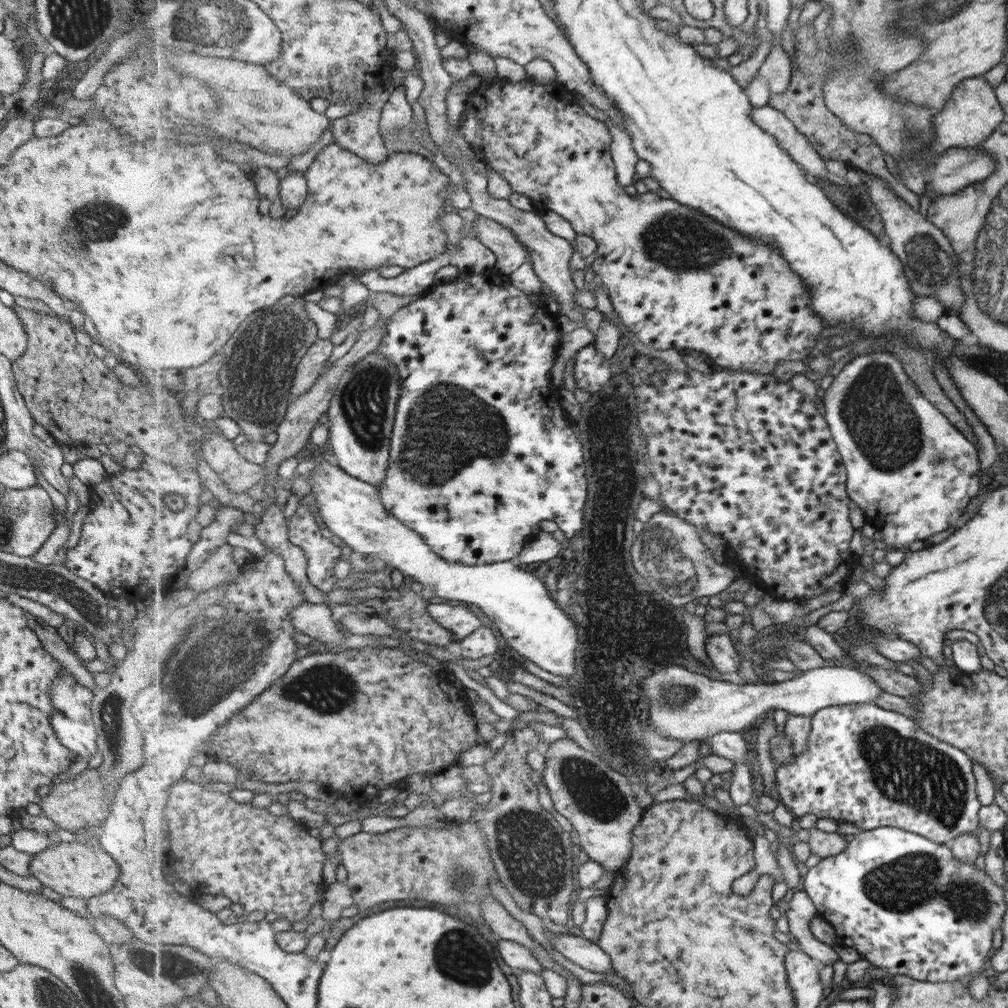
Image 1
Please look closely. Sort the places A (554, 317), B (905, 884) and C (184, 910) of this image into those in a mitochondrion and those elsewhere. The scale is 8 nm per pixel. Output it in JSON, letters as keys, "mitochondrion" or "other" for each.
{"A":"other","B":"mitochondrion","C":"other"}

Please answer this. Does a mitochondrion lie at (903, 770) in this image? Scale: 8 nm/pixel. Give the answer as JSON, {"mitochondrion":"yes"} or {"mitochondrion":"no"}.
{"mitochondrion":"yes"}

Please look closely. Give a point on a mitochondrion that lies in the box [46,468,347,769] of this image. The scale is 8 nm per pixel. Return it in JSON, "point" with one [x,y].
{"point":[216,662]}

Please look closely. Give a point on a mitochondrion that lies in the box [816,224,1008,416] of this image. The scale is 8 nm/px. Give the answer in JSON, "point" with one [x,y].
{"point":[929,265]}

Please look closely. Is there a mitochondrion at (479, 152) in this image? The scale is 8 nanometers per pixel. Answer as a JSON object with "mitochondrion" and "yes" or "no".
{"mitochondrion":"no"}

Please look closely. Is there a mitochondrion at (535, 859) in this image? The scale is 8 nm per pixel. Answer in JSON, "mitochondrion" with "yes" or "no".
{"mitochondrion":"yes"}

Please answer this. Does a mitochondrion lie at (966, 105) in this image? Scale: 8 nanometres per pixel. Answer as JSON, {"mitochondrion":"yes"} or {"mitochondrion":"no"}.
{"mitochondrion":"no"}

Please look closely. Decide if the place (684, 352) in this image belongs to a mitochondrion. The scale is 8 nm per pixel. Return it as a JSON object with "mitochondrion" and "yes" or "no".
{"mitochondrion":"no"}

